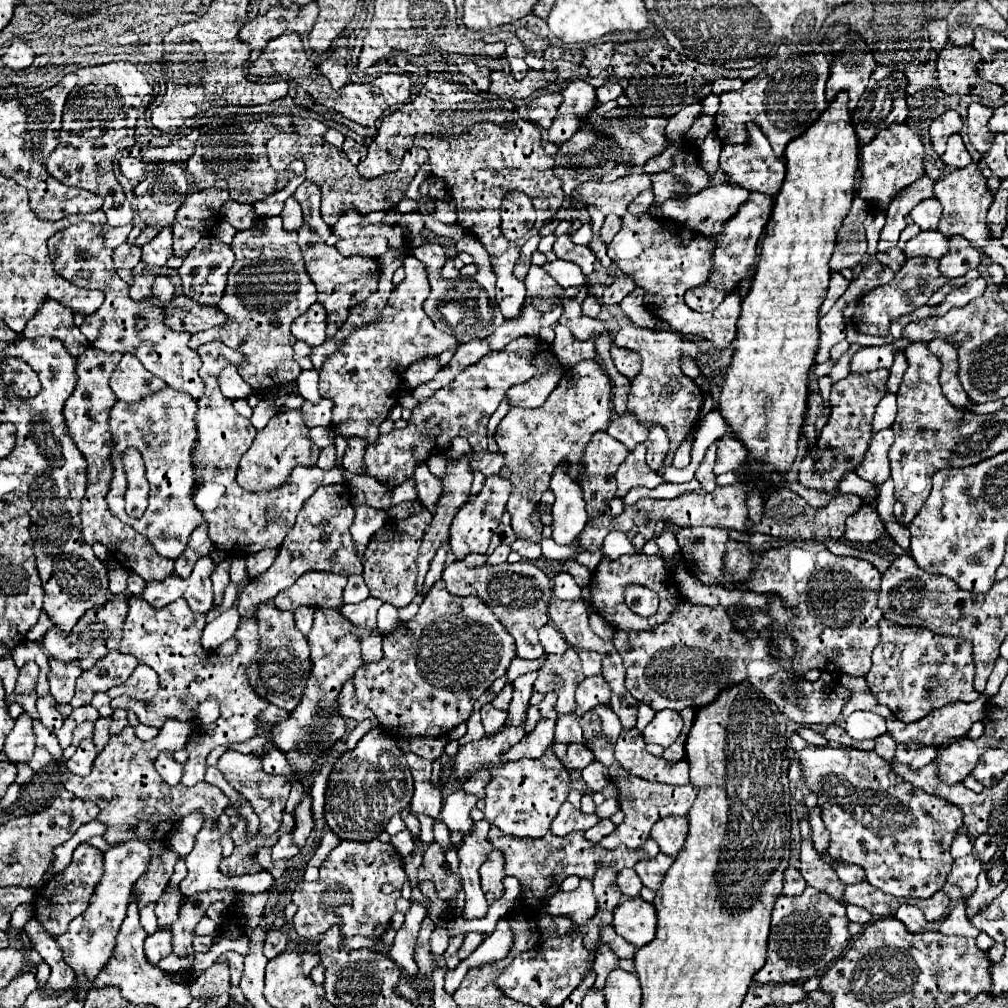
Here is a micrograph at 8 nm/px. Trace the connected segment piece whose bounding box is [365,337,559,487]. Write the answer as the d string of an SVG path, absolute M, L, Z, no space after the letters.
M519 337L519 339L511 341L507 345L507 349L487 353L475 365L465 367L447 387L439 389L431 399L421 401L413 409L413 415L411 415L409 425L405 429L393 429L391 433L381 433L375 443L369 443L367 449L365 449L365 475L375 477L385 487L395 487L395 485L403 483L405 479L411 477L413 469L419 463L423 463L427 457L432 455L427 450L427 439L431 439L437 447L449 447L451 445L451 439L457 437L457 435L461 435L461 437L465 437L471 443L473 451L485 451L487 449L487 435L485 435L487 433L487 421L493 415L493 411L499 407L499 403L505 397L507 389L513 387L513 385L517 385L517 383L529 381L533 375L545 371L549 365L559 365L557 359L555 359L555 355L553 355L551 345L541 343L541 341L533 339L533 337Z

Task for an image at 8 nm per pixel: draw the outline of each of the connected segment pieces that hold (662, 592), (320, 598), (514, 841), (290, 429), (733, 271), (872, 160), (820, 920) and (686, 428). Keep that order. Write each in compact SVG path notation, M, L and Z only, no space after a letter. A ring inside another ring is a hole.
M637 553L637 555L621 555L619 559L607 559L603 557L599 567L595 569L593 573L593 581L589 583L589 589L591 589L591 605L593 605L593 611L601 613L607 623L611 623L615 629L621 629L621 631L647 631L647 629L653 629L655 625L663 623L669 613L675 609L675 605L681 601L681 593L671 577L671 573L665 571L663 567L663 559L653 555L643 555L643 553ZM627 585L643 585L643 587L649 587L653 589L657 595L659 595L659 611L651 617L641 617L641 615L635 615L627 605L625 605L625 587Z
M309 571L301 575L293 587L281 591L275 597L275 607L283 611L295 611L301 605L309 607L331 607L341 611L343 603L343 589L347 585L347 577L333 575L333 573L319 573Z
M491 827L489 841L493 843L493 847L503 852L506 875L517 877L521 881L521 885L529 887L539 903L545 901L547 897L551 897L553 893L557 893L561 881L569 875L579 875L579 877L593 879L595 869L597 869L599 863L615 869L615 871L621 871L625 867L635 867L635 863L641 861L641 859L653 859L659 853L659 847L653 839L647 839L647 843L639 849L629 849L629 847L621 845L613 851L607 851L607 849L599 847L597 843L587 841L581 831L573 831L565 837L557 837L553 833L547 833L541 839L529 839L529 837L505 835L497 827Z
M299 409L279 411L275 417L269 419L267 427L257 431L257 437L249 451L241 457L239 471L237 471L237 483L245 491L271 491L287 483L291 471L295 467L313 467L319 457L319 447L309 439L307 425L301 419Z
M719 245L713 251L713 273L705 285L689 289L685 303L693 311L713 311L727 295L731 295L747 277L749 267L755 263L755 251L733 251L731 245Z
M907 123L889 125L889 129L879 131L869 145L861 147L861 189L857 191L857 195L863 197L877 211L885 213L897 191L925 175L923 157L925 157L923 141L913 127L909 127Z
M807 887L799 897L777 897L771 921L767 963L755 973L755 981L789 983L821 975L823 969L827 969L831 961L839 959L849 947L851 935L847 931L847 925L849 919L845 915L845 905L833 901L831 897L813 887Z
M627 323L615 333L613 343L617 347L637 351L643 359L643 367L641 367L639 375L631 381L631 393L629 393L627 407L631 413L635 413L635 417L643 425L659 423L665 427L665 431L669 435L671 451L665 457L663 465L669 467L675 449L687 439L689 433L695 431L695 425L699 423L703 391L701 391L701 387L697 387L697 383L693 379L689 379L681 371L683 357L689 357L689 359L697 357L699 341L685 339L675 331L655 331L655 329L645 329L645 327L637 327L633 323Z

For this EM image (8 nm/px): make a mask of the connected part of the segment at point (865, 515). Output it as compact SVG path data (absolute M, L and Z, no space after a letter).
M861 507L853 517L849 517L845 539L869 543L869 541L875 541L881 535L881 531L883 531L883 523L879 517L875 517L875 509Z

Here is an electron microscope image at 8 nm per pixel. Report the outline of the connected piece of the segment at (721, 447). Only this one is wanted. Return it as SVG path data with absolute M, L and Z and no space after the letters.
M721 437L717 439L717 461L715 461L715 473L727 473L727 471L741 471L747 465L747 449L743 443L739 443L735 437Z

